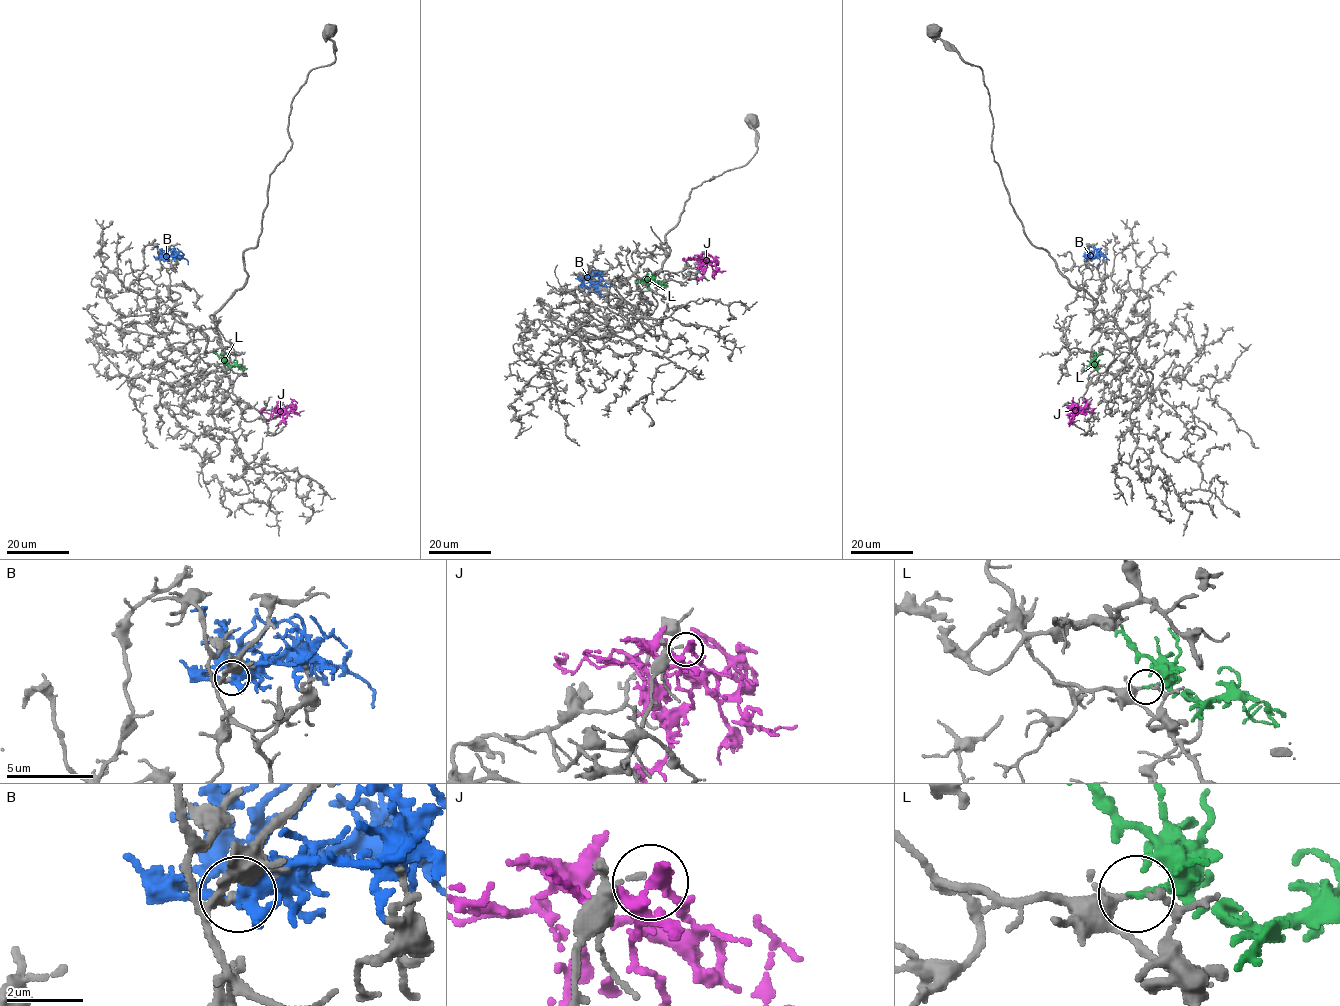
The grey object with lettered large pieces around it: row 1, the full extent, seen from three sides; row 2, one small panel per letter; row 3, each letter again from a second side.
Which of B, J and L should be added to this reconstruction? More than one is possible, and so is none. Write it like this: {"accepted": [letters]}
{"accepted": []}

